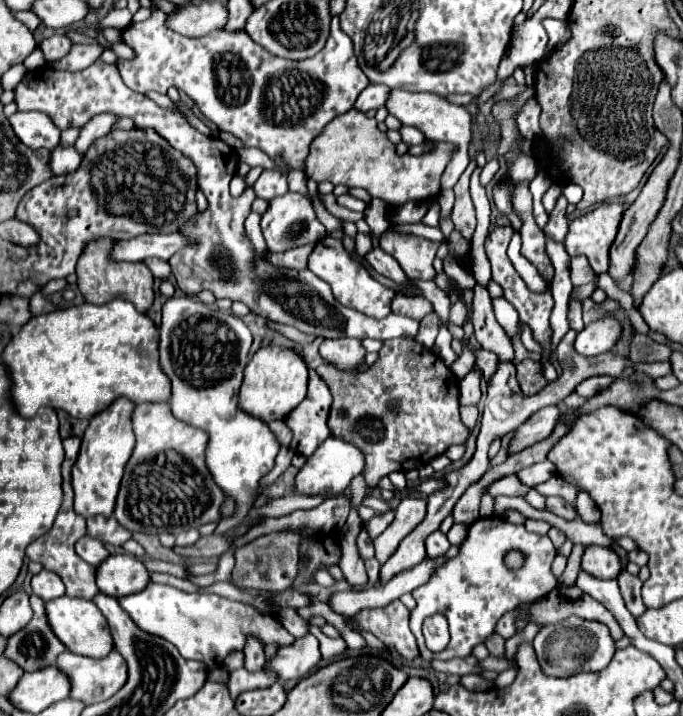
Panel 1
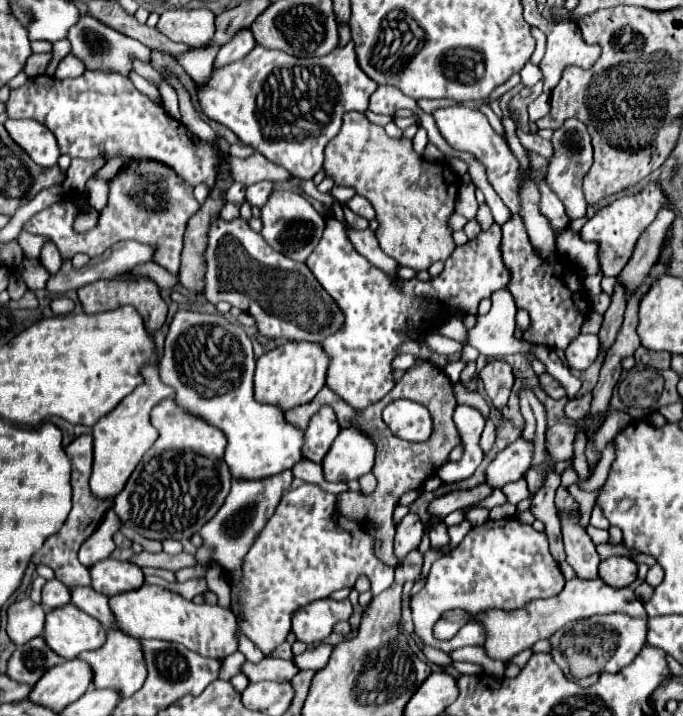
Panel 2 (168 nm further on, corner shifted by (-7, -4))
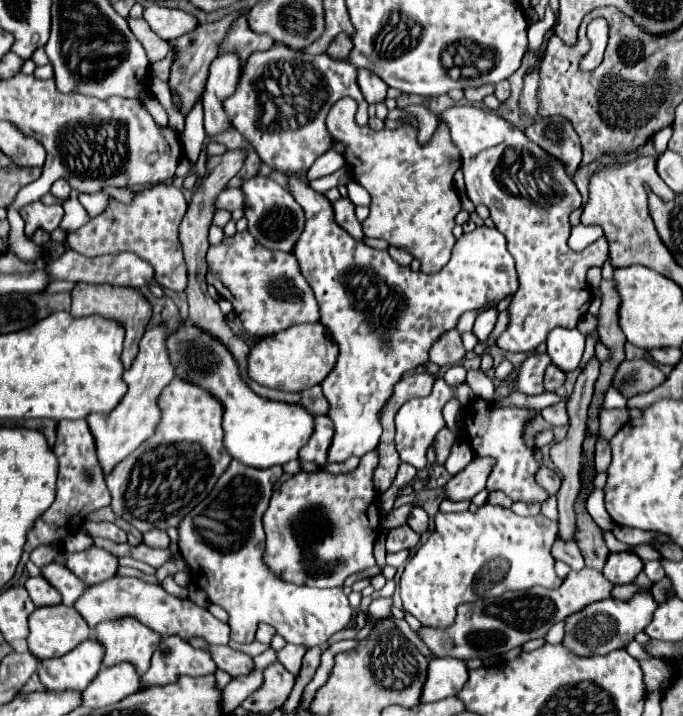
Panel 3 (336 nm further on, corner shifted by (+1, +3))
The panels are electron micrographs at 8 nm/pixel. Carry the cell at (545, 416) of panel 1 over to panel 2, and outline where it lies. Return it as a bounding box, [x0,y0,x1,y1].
[487,437,533,487]

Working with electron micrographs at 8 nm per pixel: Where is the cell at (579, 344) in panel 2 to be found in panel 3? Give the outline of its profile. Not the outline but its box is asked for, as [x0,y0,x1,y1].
[547,328,585,372]

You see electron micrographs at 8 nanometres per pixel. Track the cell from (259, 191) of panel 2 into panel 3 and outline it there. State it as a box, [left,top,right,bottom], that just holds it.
[215,188,245,210]

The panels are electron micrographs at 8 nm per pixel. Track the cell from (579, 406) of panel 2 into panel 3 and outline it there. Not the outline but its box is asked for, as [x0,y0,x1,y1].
[541,402,569,426]

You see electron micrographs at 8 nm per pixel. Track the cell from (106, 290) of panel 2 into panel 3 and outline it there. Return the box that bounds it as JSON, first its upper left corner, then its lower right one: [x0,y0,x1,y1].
[71,282,151,370]

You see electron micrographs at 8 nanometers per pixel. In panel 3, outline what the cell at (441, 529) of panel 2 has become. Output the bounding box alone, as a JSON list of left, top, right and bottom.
[407,506,429,534]

